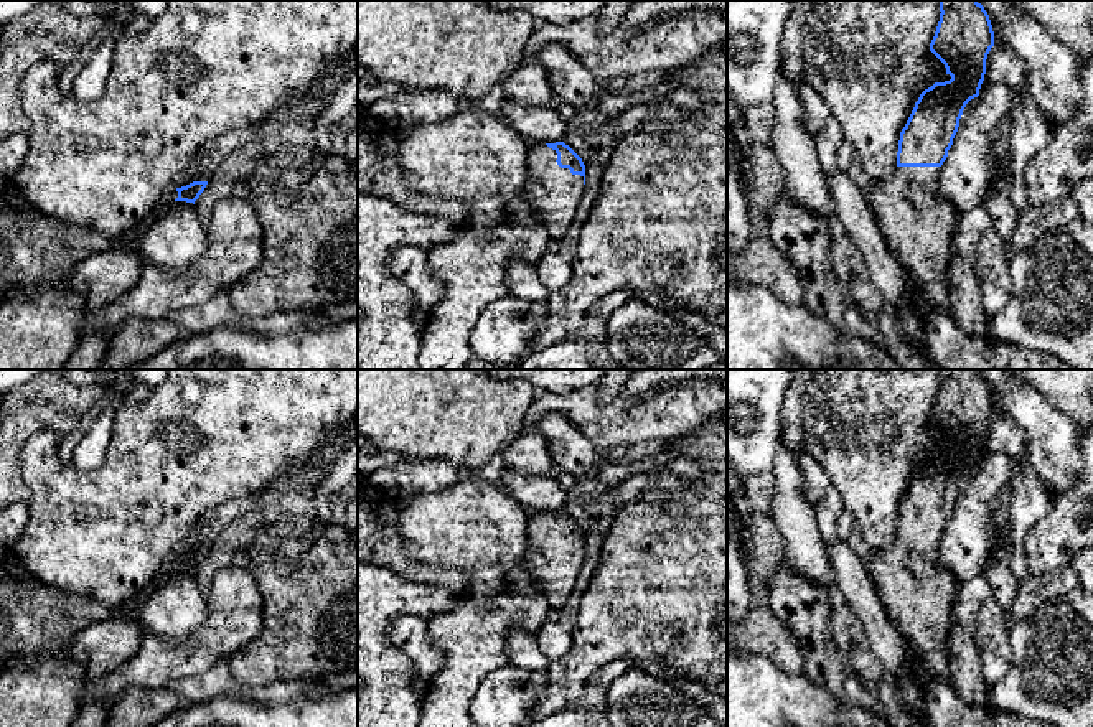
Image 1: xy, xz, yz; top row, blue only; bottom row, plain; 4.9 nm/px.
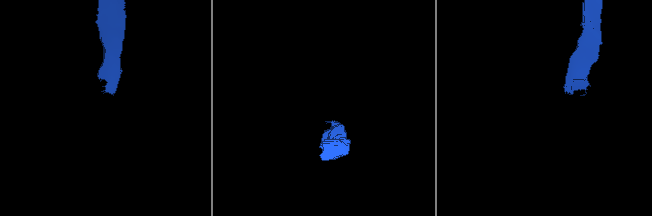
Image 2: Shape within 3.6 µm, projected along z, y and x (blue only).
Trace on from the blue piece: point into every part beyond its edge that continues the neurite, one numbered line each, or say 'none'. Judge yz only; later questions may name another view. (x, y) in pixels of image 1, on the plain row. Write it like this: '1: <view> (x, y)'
1: yz (919, 594)

